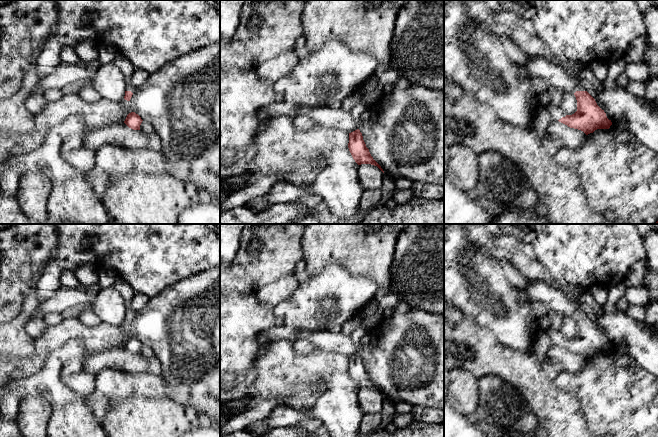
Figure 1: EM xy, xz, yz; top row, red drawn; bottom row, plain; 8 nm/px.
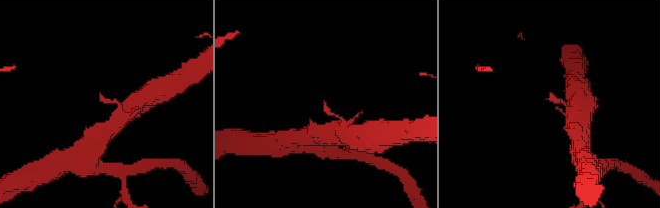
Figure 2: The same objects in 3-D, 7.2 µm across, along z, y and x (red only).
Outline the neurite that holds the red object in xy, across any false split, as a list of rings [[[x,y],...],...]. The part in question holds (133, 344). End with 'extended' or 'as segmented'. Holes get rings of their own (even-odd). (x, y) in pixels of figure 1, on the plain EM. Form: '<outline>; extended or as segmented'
[[[131,336],[127,339],[124,347],[133,354],[140,354],[140,349],[142,347],[141,341],[135,336]]]; as segmented

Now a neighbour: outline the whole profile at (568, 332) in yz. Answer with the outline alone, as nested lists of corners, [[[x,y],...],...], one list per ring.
[[[569,316],[563,318],[560,334],[566,339],[572,339],[577,335],[577,324],[574,318]]]

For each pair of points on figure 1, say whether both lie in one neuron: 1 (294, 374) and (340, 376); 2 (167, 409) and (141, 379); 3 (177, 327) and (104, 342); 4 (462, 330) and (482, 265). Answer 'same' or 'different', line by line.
1: different
2: different
3: different
4: different

